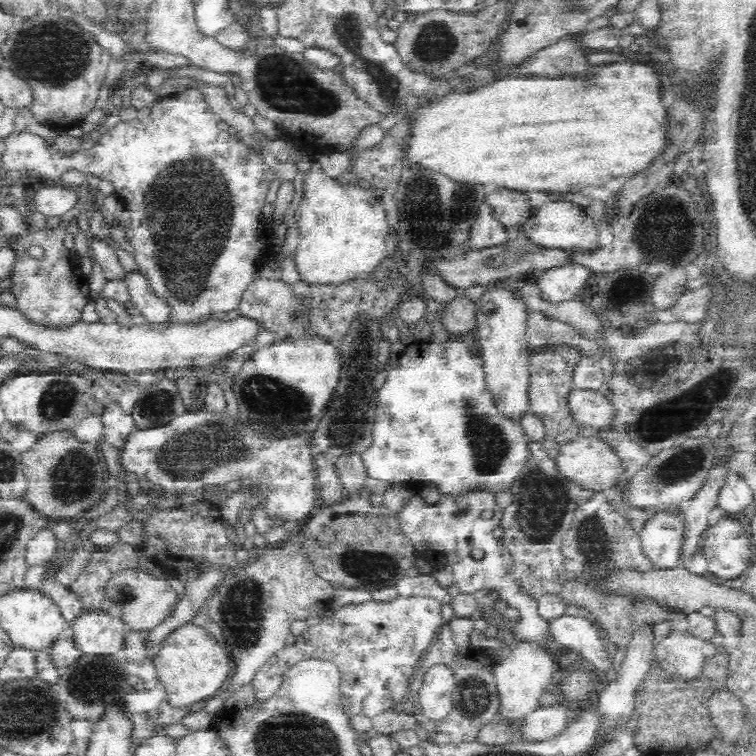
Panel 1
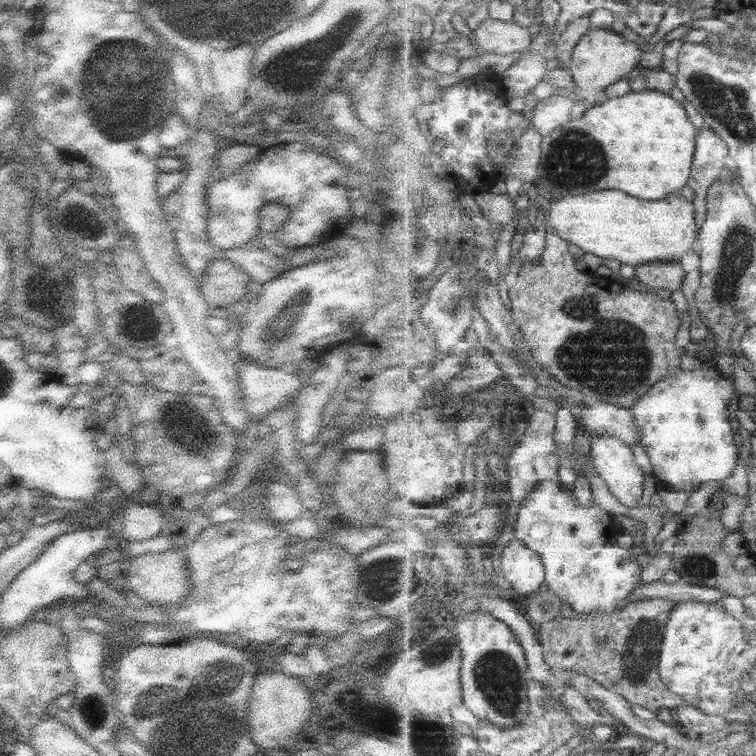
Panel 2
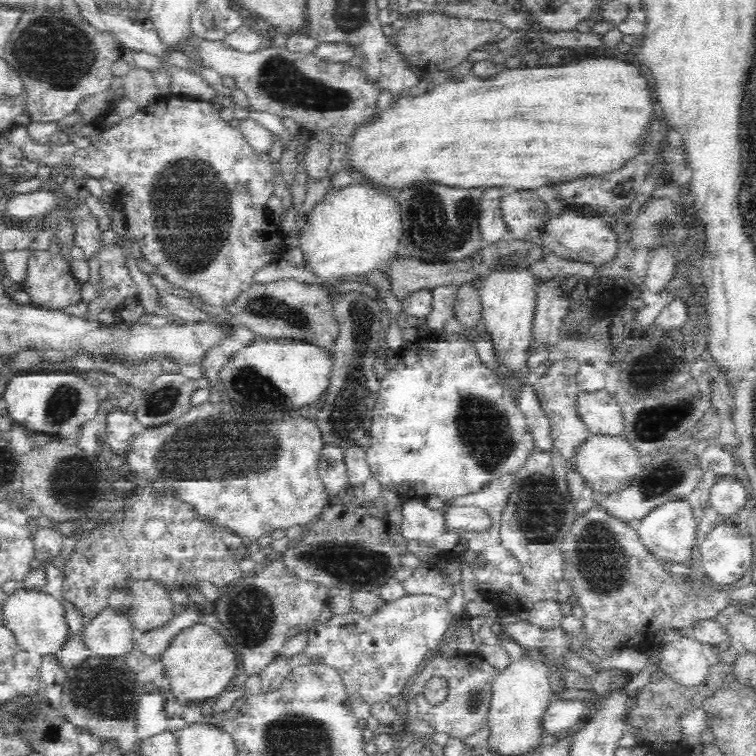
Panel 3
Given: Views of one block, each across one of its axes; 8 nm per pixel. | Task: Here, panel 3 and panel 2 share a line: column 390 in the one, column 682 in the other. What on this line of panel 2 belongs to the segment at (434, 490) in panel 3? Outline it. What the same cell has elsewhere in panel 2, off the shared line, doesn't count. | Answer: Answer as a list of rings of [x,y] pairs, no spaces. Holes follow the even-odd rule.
[[[705,360],[701,370],[684,370],[652,388],[631,408],[641,432],[643,447],[648,451],[653,475],[658,482],[665,482],[672,488],[693,492],[702,482],[730,478],[740,462],[741,440],[730,422],[730,413],[737,409],[737,386],[724,373],[716,370],[714,361]]]

